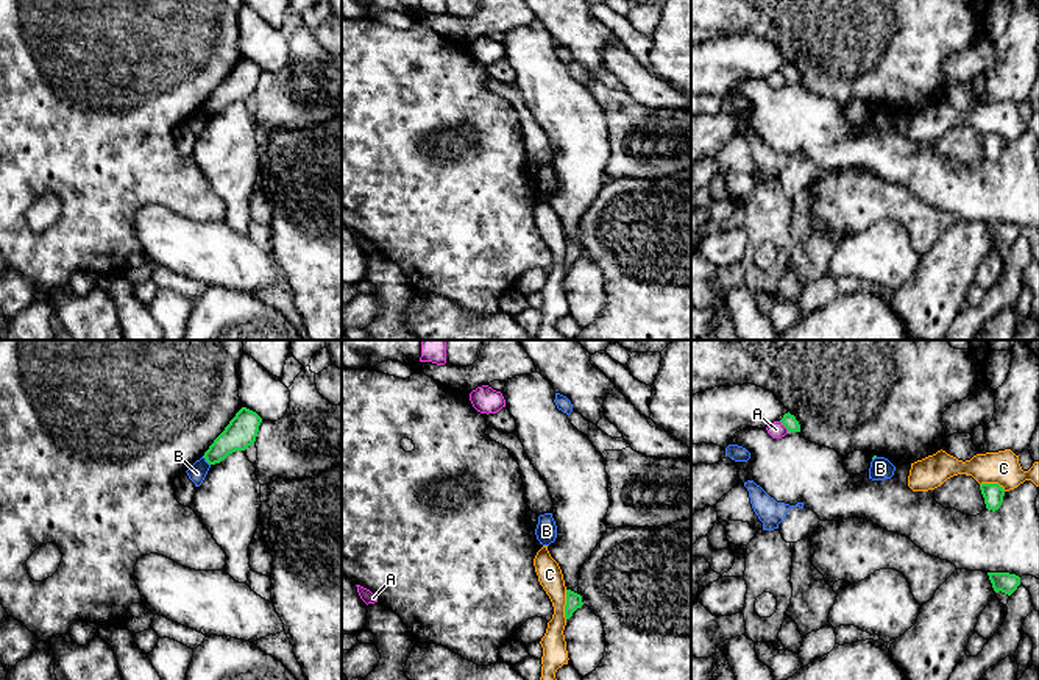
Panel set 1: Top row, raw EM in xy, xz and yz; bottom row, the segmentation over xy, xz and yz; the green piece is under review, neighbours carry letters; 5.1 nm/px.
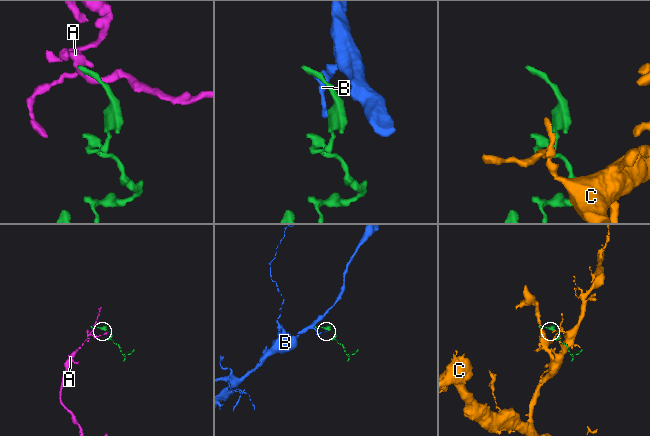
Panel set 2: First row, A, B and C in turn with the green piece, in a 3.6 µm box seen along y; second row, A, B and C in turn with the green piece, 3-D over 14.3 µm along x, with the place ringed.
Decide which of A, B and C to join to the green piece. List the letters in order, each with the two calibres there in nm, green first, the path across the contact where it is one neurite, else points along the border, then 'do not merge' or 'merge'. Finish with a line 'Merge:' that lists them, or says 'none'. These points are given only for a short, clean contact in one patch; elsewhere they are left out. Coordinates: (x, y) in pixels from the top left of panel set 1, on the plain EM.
A: 70 nm thick on the green side, 80 nm on the other; border along yz (780, 70), (788, 81); do not merge
B: 160 nm thick on the green side, 90 nm on the other; border along xy (203, 106), (209, 116); do not merge
C: 80 nm thick on the green side, 130 nm on the other; border along xz (567, 240), (565, 269); do not merge
Merge: none

